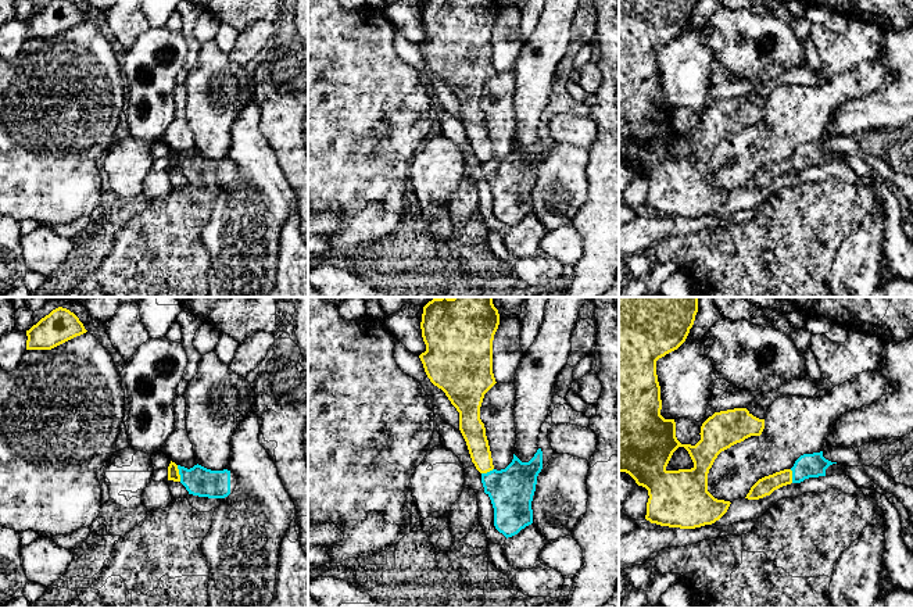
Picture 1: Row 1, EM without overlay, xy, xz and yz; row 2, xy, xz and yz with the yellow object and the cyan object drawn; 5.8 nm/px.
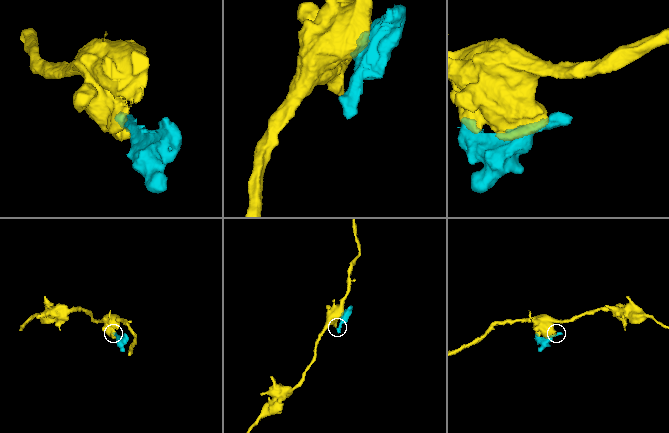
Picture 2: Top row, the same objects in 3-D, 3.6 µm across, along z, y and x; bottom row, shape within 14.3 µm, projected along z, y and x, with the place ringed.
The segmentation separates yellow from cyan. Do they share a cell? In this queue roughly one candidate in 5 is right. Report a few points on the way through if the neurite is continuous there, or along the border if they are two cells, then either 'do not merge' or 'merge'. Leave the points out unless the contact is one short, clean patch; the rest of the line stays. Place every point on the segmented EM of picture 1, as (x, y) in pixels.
border xy (176, 465), (181, 480); do not merge

